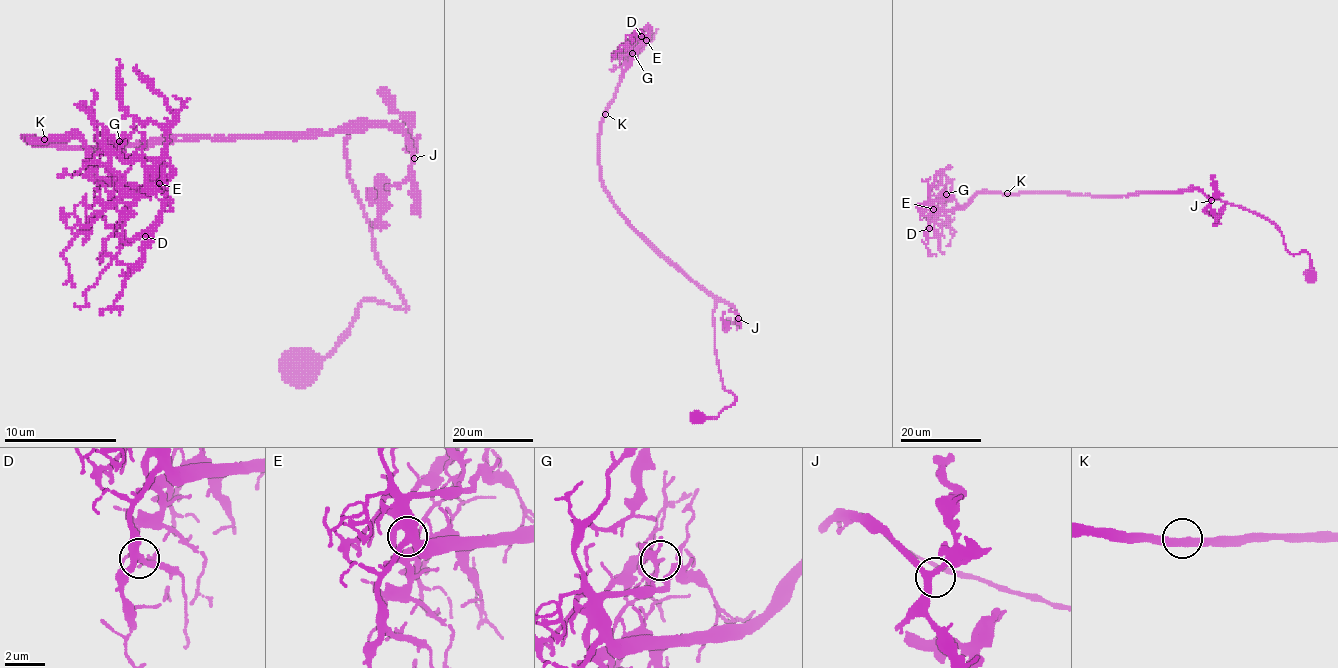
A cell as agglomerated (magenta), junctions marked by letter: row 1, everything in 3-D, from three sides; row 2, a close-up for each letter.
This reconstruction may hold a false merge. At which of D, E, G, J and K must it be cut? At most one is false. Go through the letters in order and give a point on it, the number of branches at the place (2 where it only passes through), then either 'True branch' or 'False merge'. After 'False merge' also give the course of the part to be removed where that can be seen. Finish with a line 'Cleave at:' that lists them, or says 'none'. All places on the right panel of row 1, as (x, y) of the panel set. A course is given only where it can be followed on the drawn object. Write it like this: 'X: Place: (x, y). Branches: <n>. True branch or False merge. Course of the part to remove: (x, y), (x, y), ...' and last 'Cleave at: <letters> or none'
D: Place: (929, 228). Branches: 3. True branch
E: Place: (933, 209). Branches: 4. True branch
G: Place: (946, 194). Branches: 3. True branch
J: Place: (1211, 200). Branches: 3. True branch
K: Place: (1007, 193). Branches: 2. True branch
Cleave at: none

